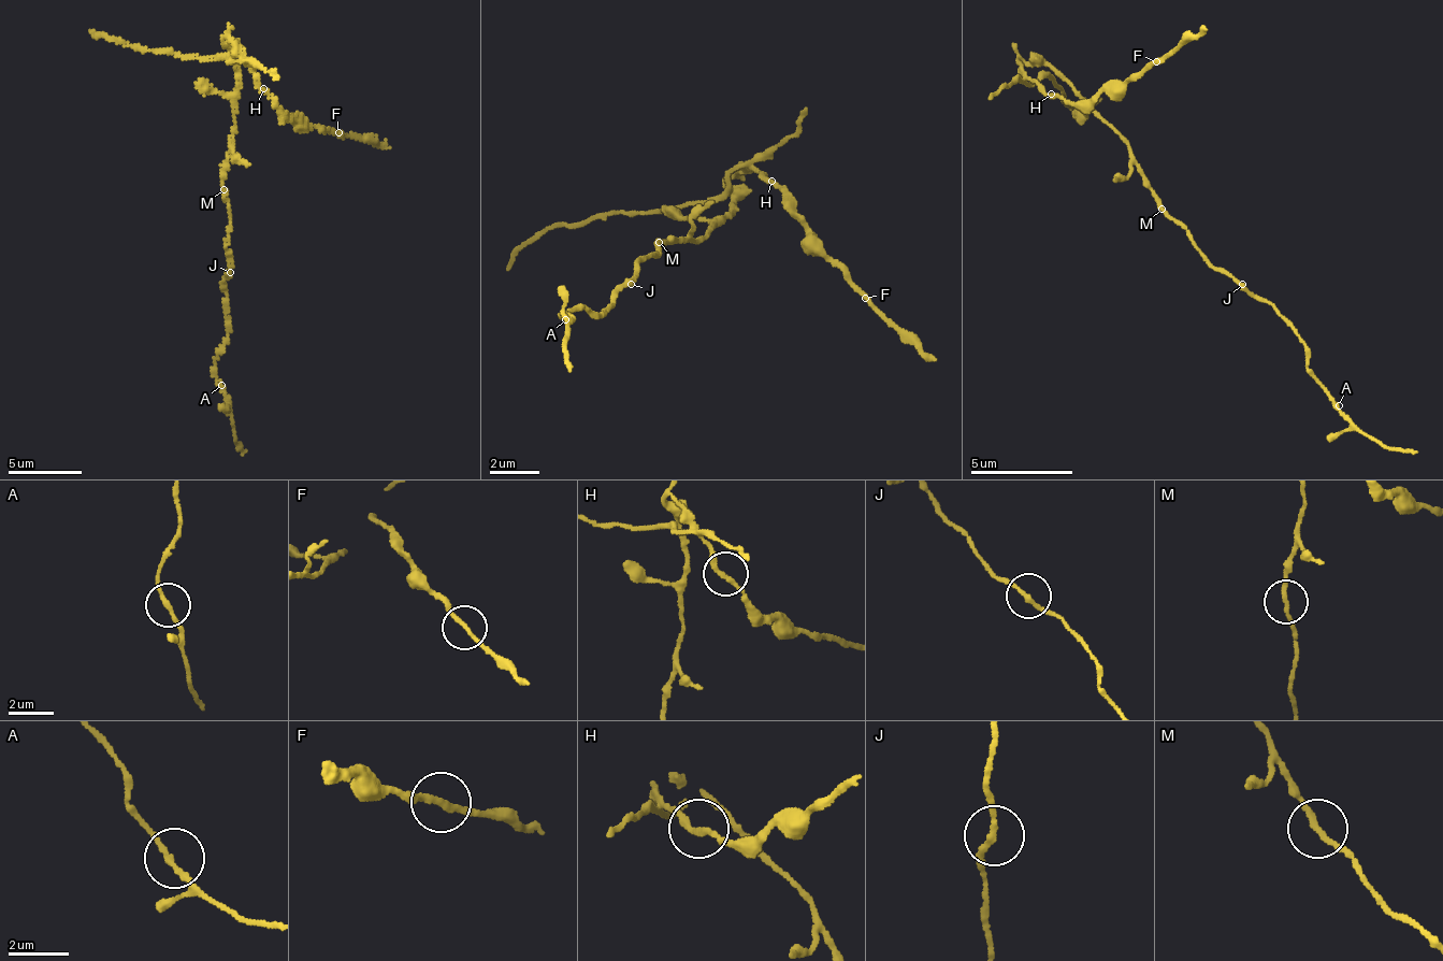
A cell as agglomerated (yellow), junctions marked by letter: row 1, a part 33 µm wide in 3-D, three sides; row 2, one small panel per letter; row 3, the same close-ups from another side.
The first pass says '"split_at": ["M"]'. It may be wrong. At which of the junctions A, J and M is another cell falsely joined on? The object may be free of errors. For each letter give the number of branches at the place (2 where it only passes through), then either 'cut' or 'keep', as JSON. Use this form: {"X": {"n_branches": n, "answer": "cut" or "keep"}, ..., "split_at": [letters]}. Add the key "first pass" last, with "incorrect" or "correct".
{"A": {"n_branches": 2, "answer": "keep"}, "J": {"n_branches": 2, "answer": "keep"}, "M": {"n_branches": 2, "answer": "cut"}, "split_at": ["M"], "first pass": "correct"}

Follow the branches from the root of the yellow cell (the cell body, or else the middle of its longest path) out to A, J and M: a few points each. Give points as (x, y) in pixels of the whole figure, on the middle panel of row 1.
A: (686, 241), (658, 238), (660, 248), (636, 263), (607, 313), (597, 316), (587, 306), (563, 311), (565, 319)
J: (686, 241), (658, 238), (654, 246), (660, 248), (636, 263), (631, 284)
M: (686, 241), (684, 238), (677, 242), (675, 237), (657, 240)

